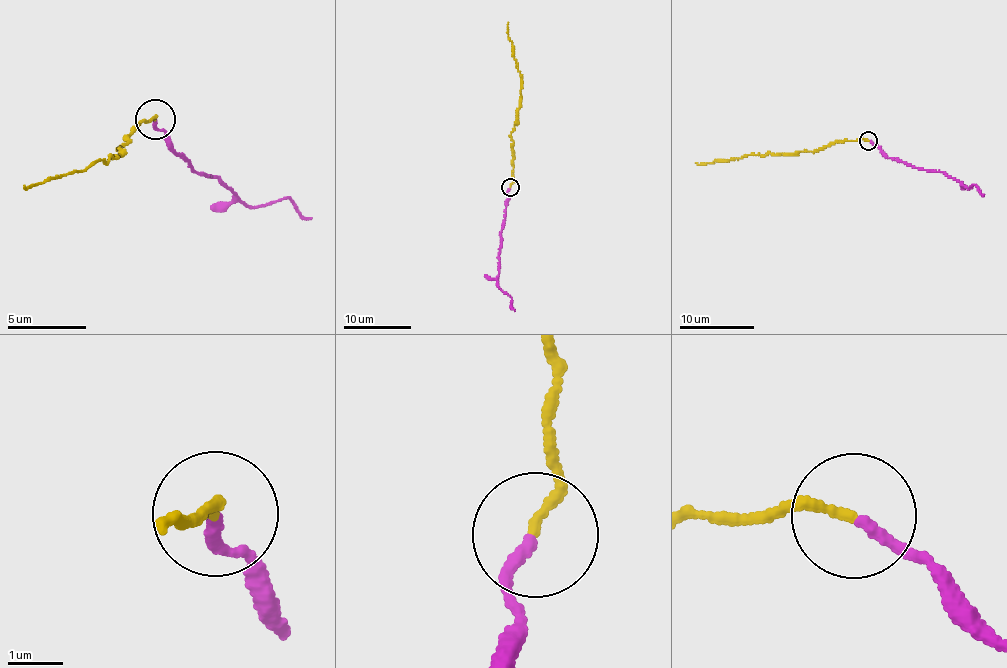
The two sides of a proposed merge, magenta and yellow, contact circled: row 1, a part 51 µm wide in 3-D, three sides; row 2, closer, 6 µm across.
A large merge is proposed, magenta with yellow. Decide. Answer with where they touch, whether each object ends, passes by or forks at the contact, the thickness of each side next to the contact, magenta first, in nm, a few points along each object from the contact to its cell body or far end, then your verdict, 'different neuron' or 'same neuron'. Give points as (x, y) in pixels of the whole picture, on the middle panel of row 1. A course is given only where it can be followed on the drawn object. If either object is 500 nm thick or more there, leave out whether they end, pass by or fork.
place (510, 187); magenta ends; yellow ends; calibres 190 and 170 nm; course magenta (510, 187), (497, 280), (499, 287), (511, 299), (514, 311); course yellow (510, 187), (514, 180), (511, 132), (521, 98), (520, 71), (508, 36), (508, 22); different neuron

